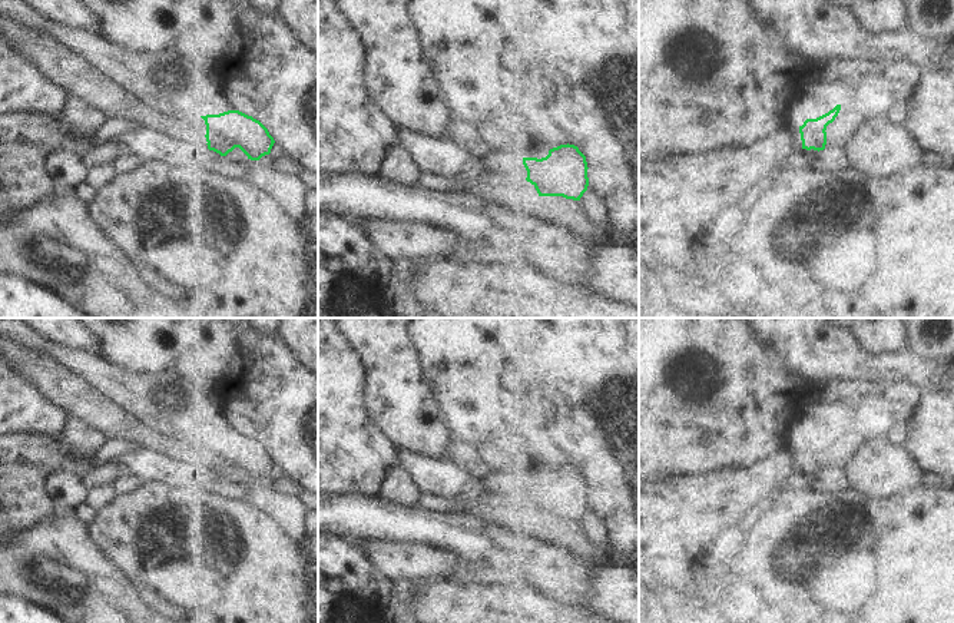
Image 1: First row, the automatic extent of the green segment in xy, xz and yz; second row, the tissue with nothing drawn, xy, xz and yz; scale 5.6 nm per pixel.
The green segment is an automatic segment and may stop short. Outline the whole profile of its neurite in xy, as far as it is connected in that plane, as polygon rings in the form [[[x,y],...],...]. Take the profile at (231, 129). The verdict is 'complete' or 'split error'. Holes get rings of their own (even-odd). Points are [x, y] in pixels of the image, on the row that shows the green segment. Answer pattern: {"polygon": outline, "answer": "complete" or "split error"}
{"polygon": [[[239,110],[201,116],[206,125],[206,145],[209,150],[226,156],[239,148],[251,160],[269,155],[275,143],[268,129],[252,116]]], "answer": "complete"}

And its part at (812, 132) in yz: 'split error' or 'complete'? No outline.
complete

